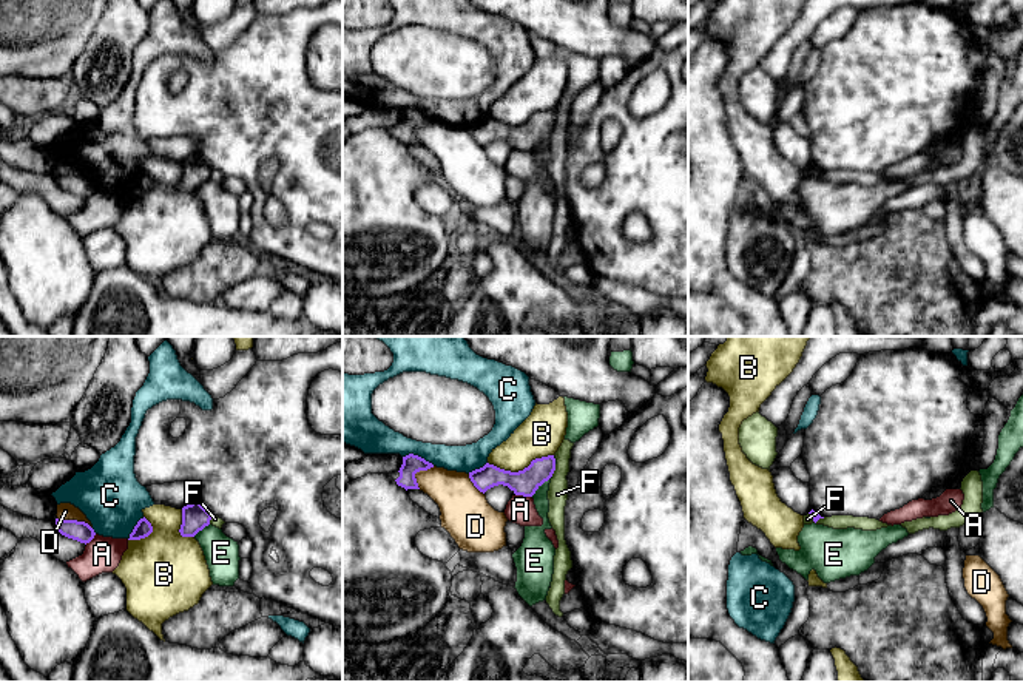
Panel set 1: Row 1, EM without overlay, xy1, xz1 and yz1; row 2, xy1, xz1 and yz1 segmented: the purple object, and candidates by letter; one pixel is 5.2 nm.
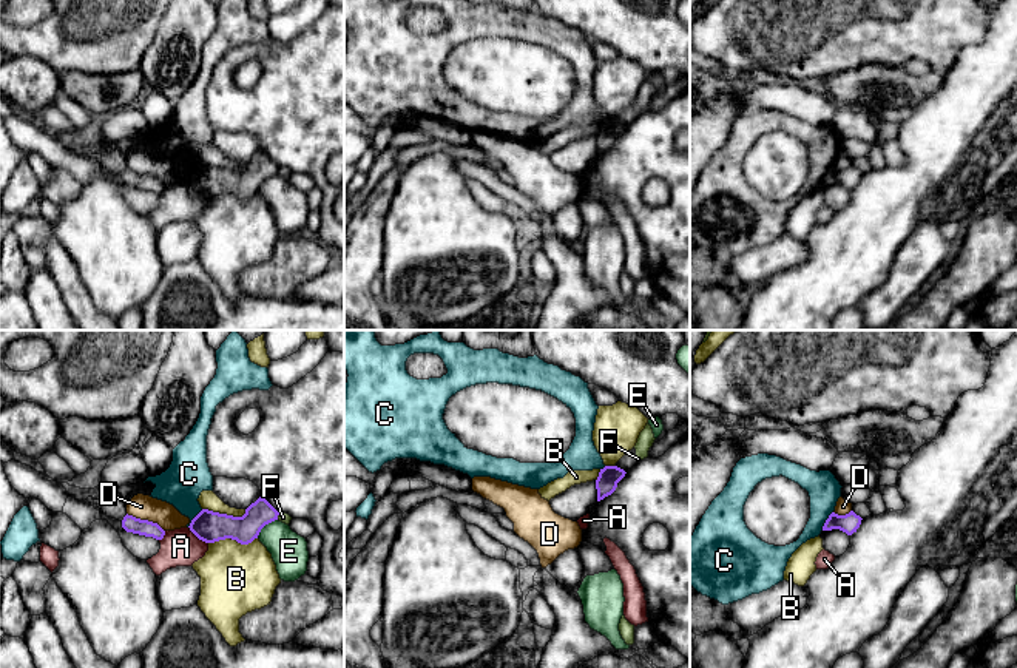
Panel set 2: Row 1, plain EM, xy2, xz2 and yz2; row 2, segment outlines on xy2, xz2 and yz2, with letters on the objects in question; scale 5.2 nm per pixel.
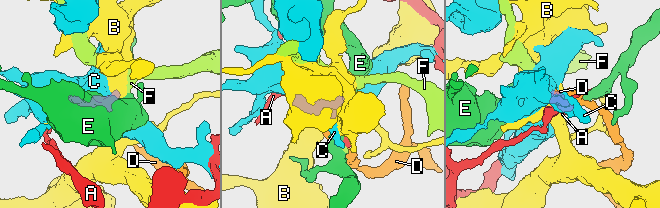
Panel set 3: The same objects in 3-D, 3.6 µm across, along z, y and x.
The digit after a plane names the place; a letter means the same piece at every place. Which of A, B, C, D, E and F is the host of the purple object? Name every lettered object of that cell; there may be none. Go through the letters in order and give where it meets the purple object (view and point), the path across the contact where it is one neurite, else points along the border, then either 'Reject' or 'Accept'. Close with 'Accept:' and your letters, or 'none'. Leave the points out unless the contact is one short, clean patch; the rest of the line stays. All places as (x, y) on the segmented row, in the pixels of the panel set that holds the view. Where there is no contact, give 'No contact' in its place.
A: Touches purple at xy2 (198, 537). Reject
B: Touches purple at xz1 (520, 471). Reject
C: Touches purple at xz1 (417, 455). Reject
D: Touches purple at xy2 (145, 520). Boundary: xy2 (127, 512), (152, 520), (164, 531). Reject
E: Touches purple at xy2 (264, 525). Boundary: xy2 (277, 519), (269, 522), (256, 537). Reject
F: Touches purple at xz1 (554, 469). Boundary: xz1 (556, 465), (551, 476). Reject
Accept: none

